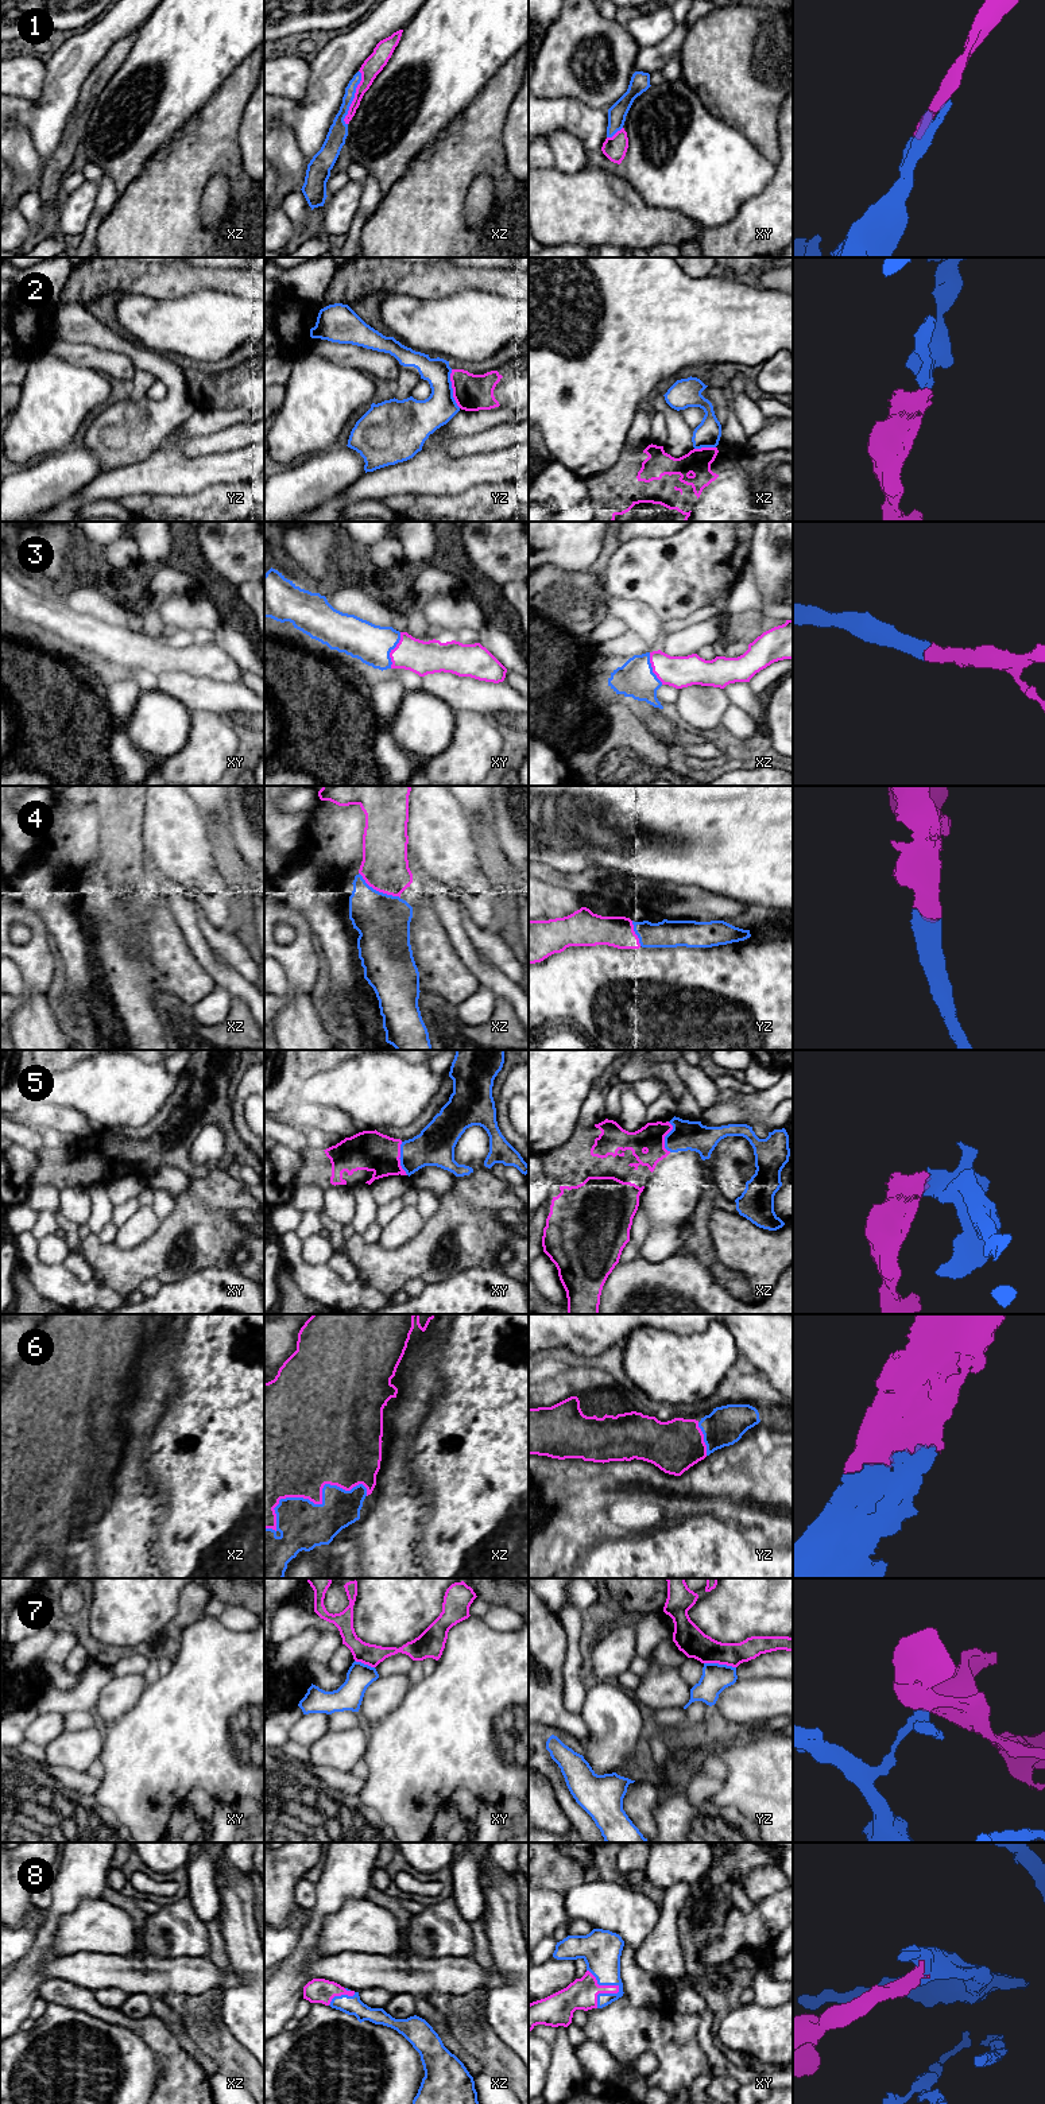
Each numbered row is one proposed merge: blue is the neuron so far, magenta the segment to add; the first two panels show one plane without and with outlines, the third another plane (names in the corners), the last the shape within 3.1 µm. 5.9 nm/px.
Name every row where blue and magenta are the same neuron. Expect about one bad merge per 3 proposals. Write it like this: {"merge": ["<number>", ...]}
{"merge": ["1", "3", "4", "5", "6", "8"]}

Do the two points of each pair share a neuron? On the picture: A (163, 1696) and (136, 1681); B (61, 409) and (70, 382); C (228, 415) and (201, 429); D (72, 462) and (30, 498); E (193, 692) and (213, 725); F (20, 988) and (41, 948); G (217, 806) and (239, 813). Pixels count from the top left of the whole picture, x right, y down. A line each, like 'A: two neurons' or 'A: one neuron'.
A: two neurons
B: one neuron
C: one neuron
D: one neuron
E: two neurons
F: two neurons
G: two neurons

